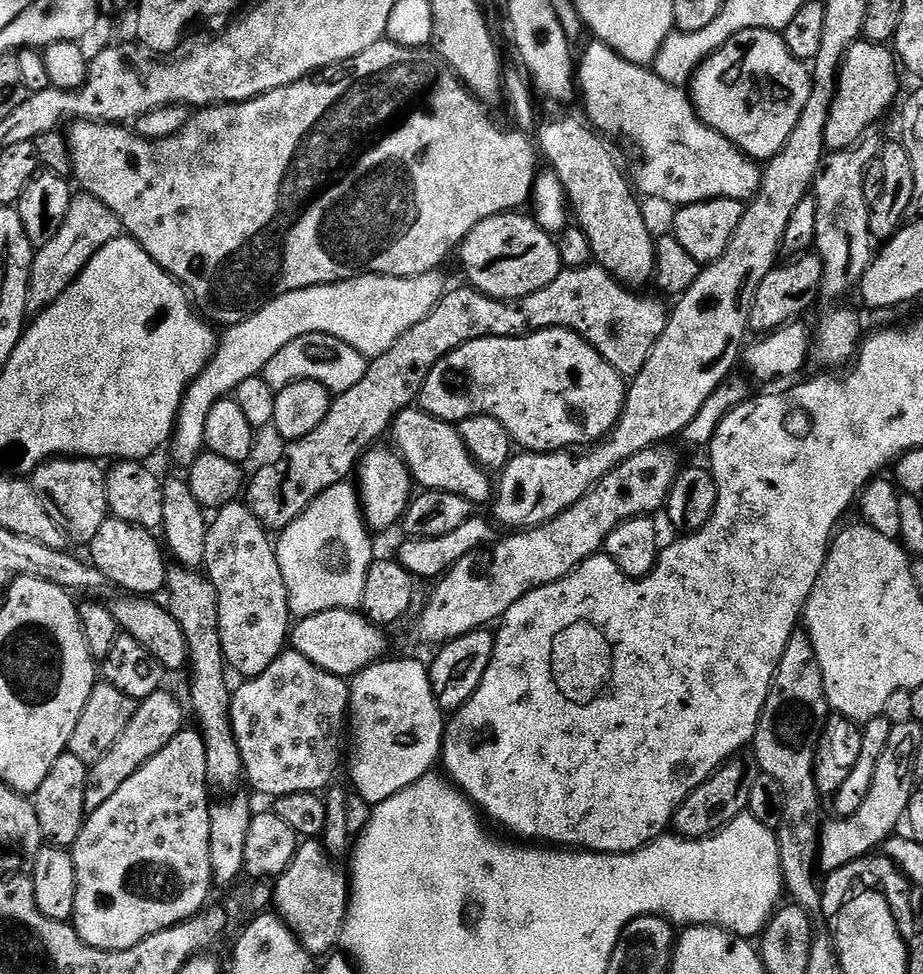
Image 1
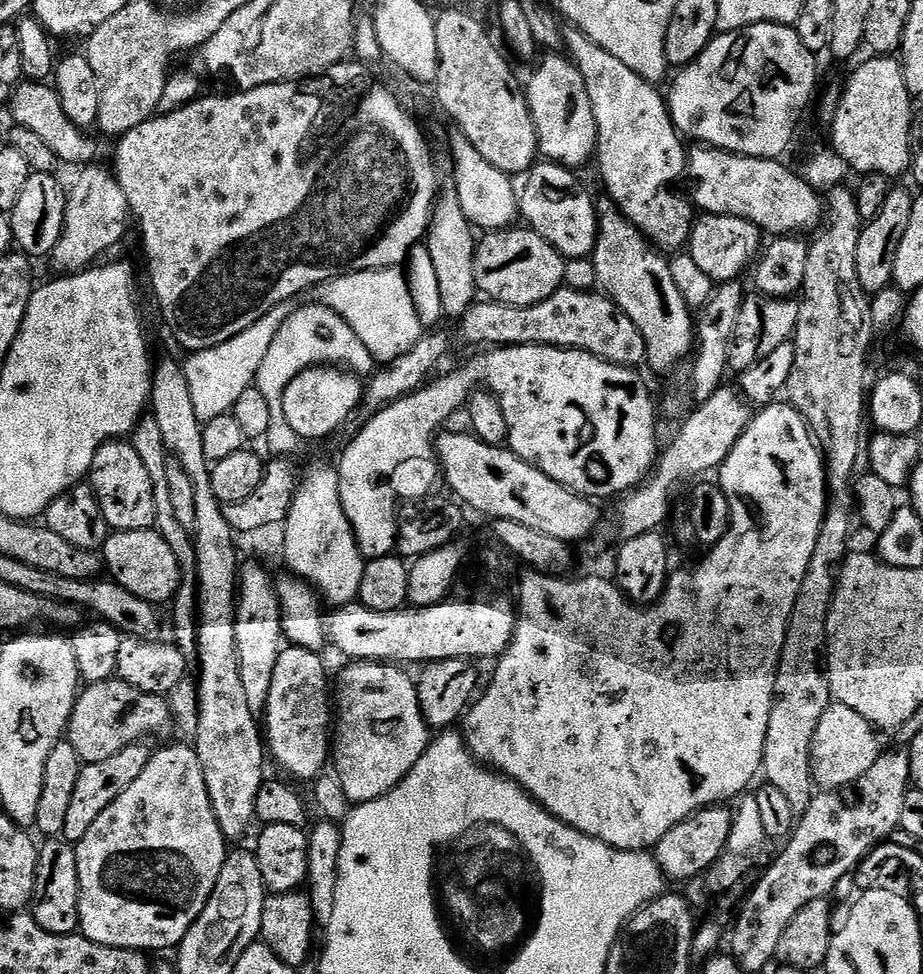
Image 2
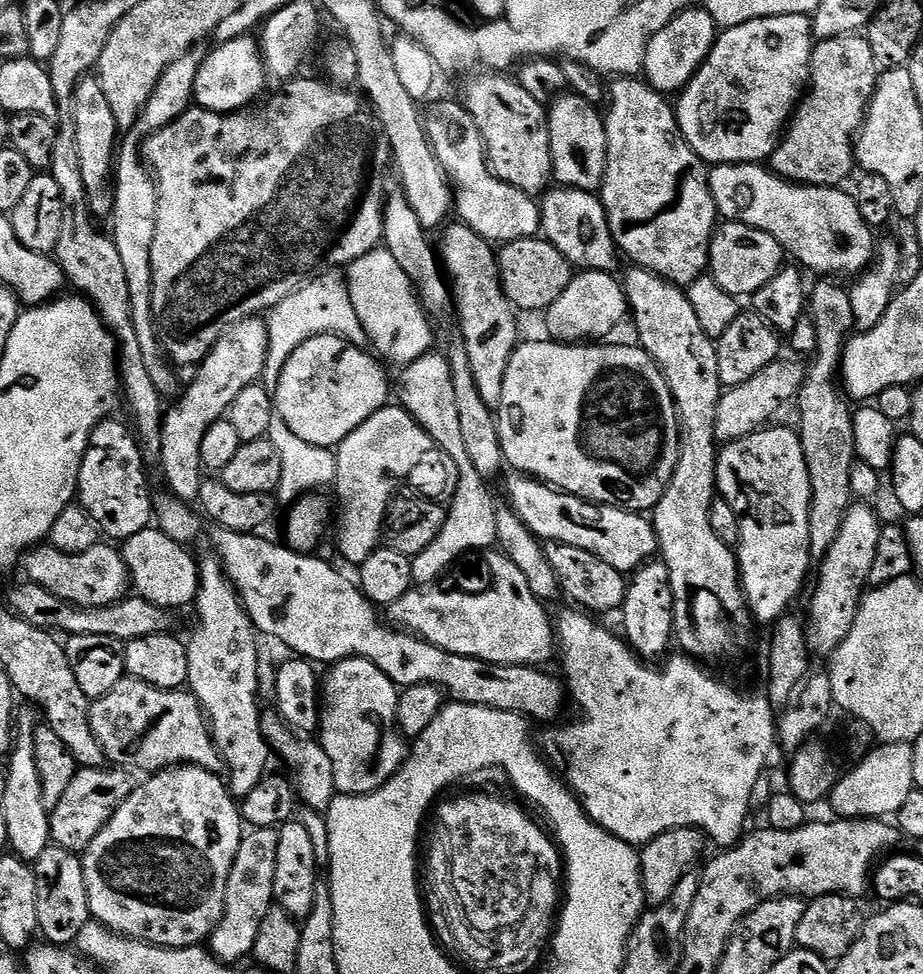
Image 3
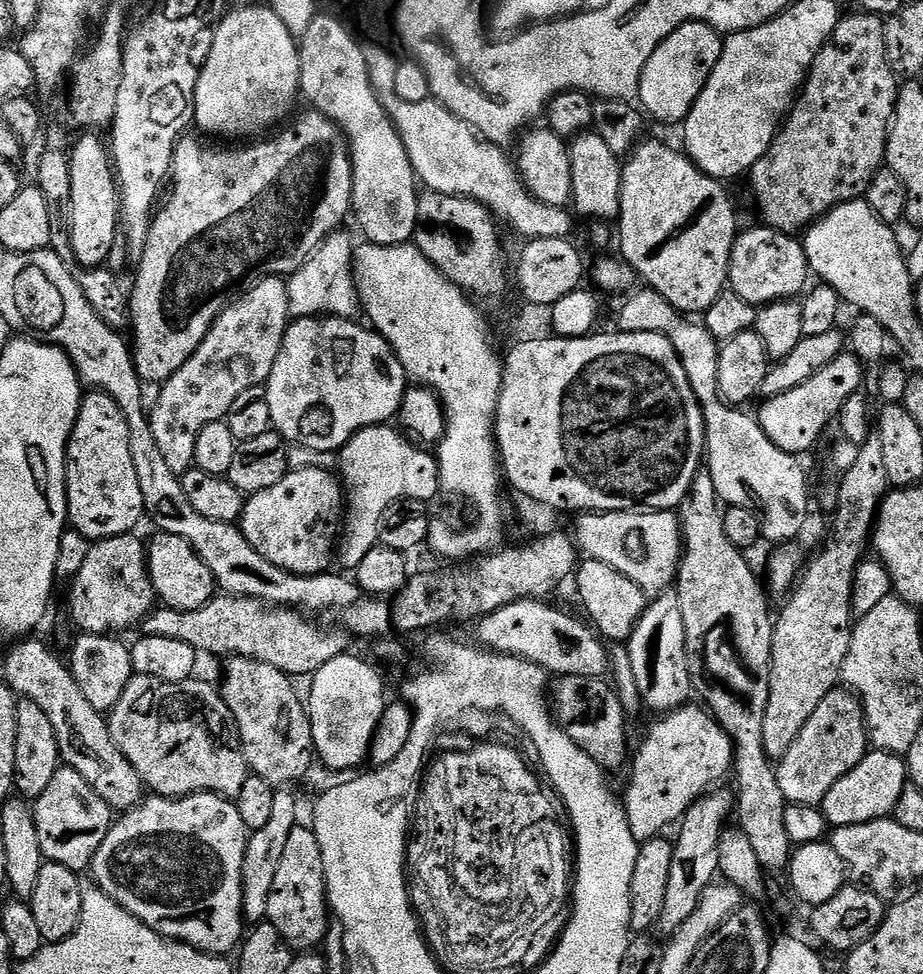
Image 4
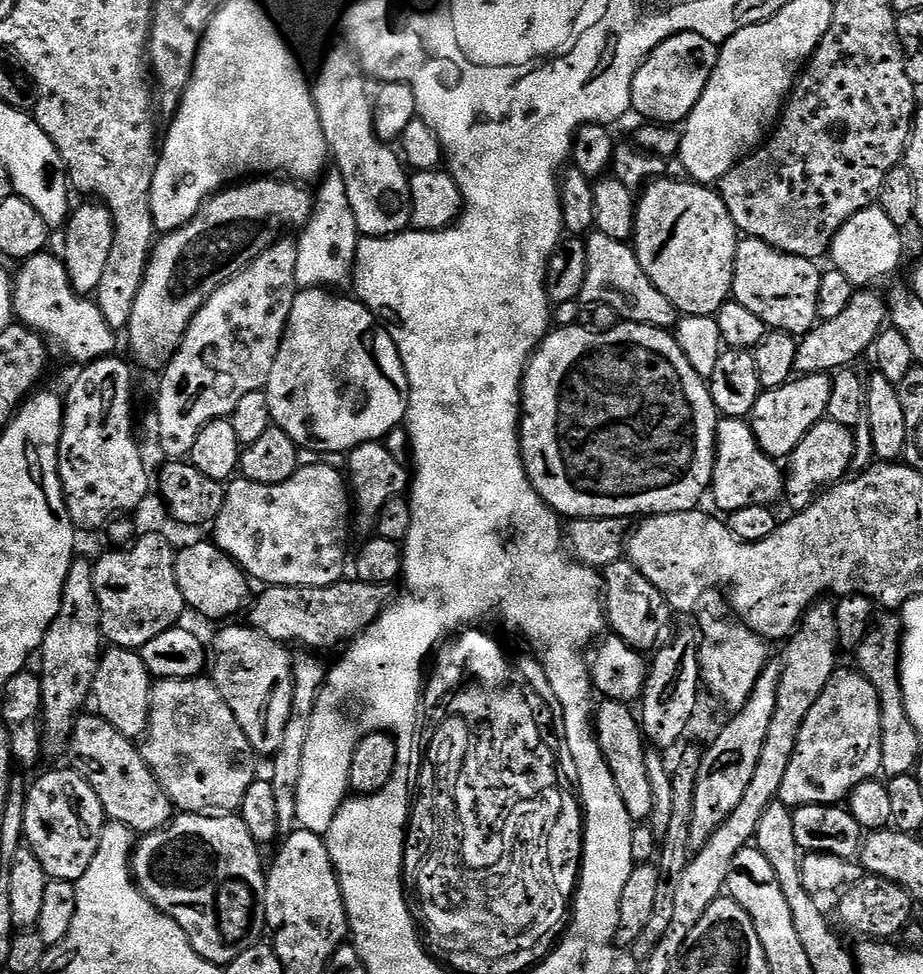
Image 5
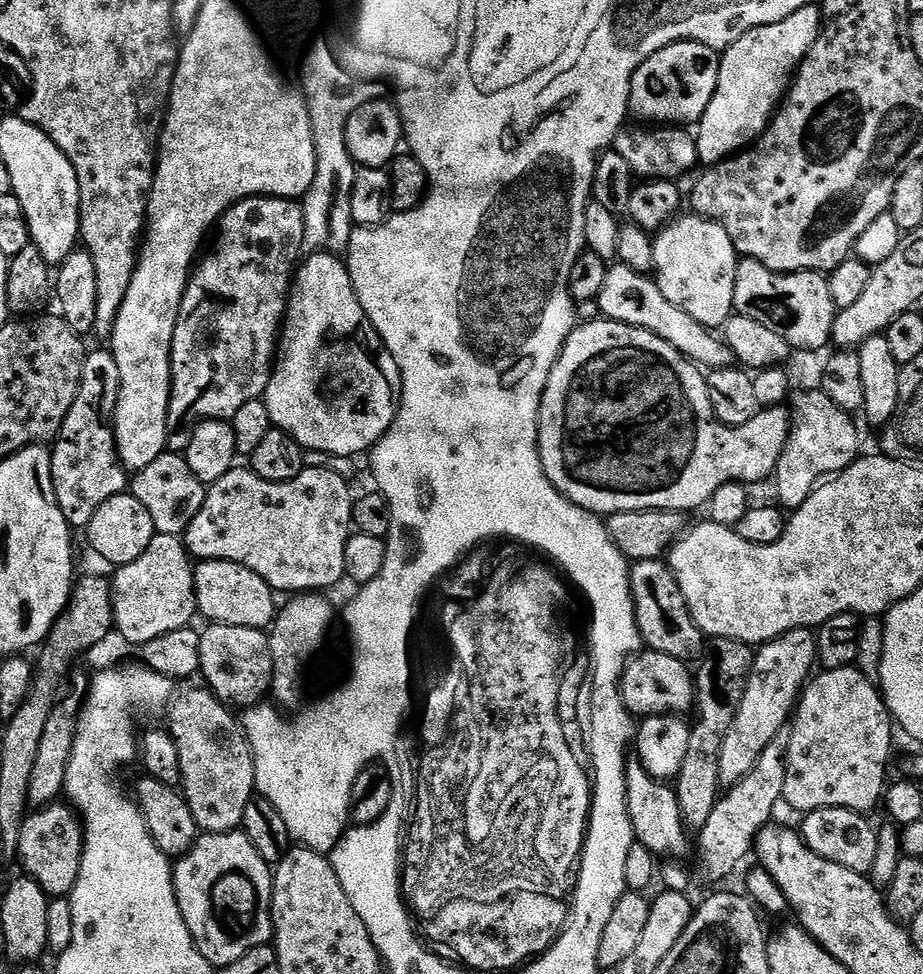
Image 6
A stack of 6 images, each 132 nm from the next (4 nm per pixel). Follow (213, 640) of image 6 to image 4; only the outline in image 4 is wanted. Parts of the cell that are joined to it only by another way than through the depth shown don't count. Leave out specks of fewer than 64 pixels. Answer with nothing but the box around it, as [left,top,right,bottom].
[221,657,316,786]

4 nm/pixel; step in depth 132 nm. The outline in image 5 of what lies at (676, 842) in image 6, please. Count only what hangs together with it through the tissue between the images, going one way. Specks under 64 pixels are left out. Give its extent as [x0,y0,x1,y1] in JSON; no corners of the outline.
[594,700,651,822]

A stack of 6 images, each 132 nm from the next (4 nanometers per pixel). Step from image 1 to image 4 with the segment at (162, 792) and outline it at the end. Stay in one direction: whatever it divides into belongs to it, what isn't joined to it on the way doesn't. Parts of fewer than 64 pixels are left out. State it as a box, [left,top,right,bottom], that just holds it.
[90,792,250,957]

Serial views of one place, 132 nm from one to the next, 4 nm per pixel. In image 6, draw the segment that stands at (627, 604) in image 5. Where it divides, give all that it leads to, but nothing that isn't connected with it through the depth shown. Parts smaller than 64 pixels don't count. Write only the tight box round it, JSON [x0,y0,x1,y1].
[628,559,706,662]

